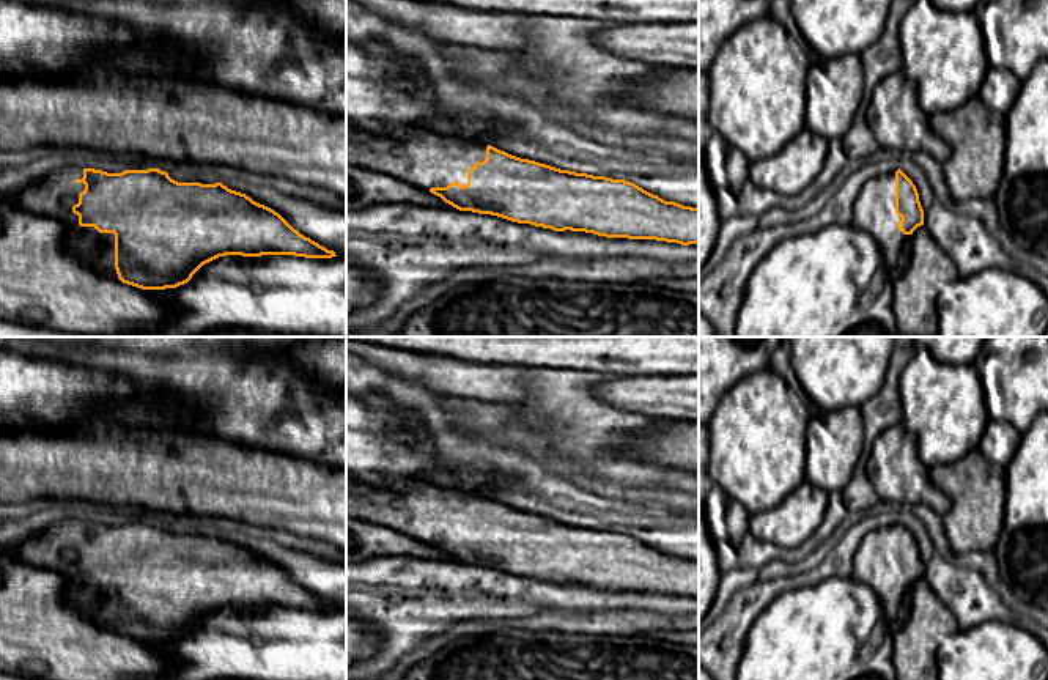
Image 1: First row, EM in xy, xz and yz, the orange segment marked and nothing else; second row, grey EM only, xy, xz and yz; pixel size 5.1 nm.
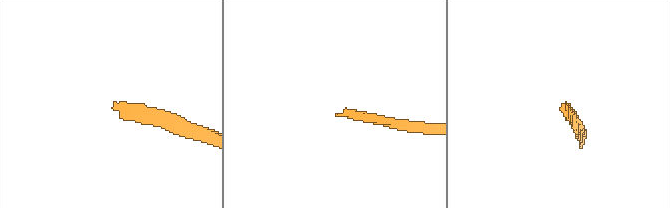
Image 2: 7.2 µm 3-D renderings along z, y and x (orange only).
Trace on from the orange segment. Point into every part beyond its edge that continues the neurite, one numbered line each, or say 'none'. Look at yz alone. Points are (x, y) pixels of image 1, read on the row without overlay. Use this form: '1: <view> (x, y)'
1: yz (874, 564)

